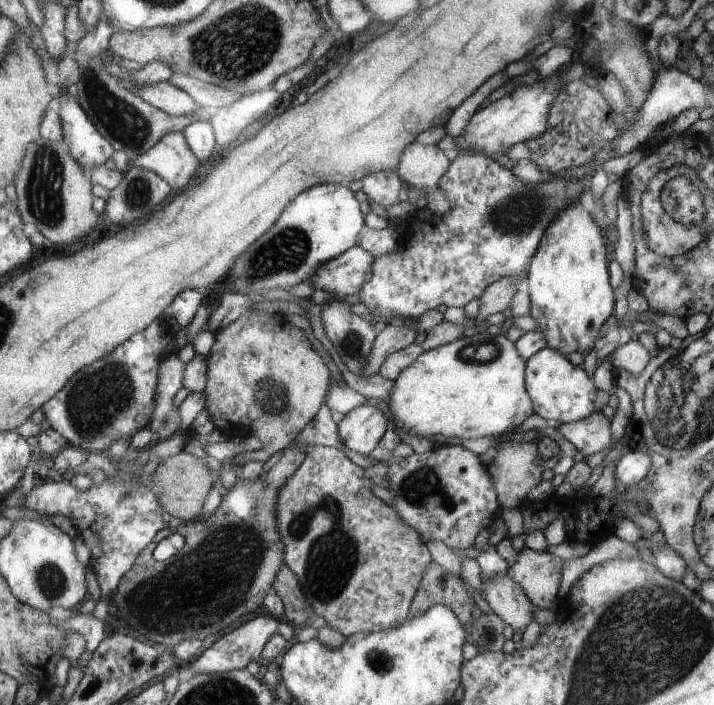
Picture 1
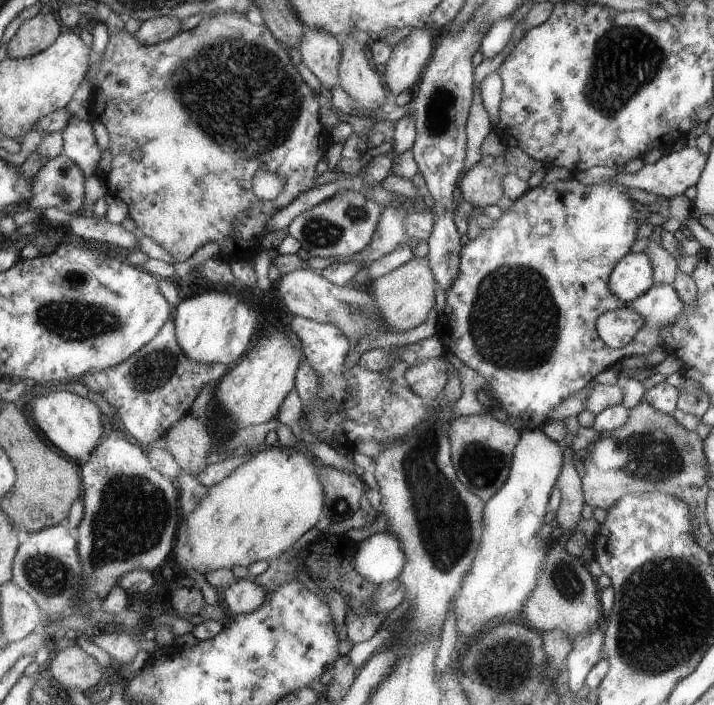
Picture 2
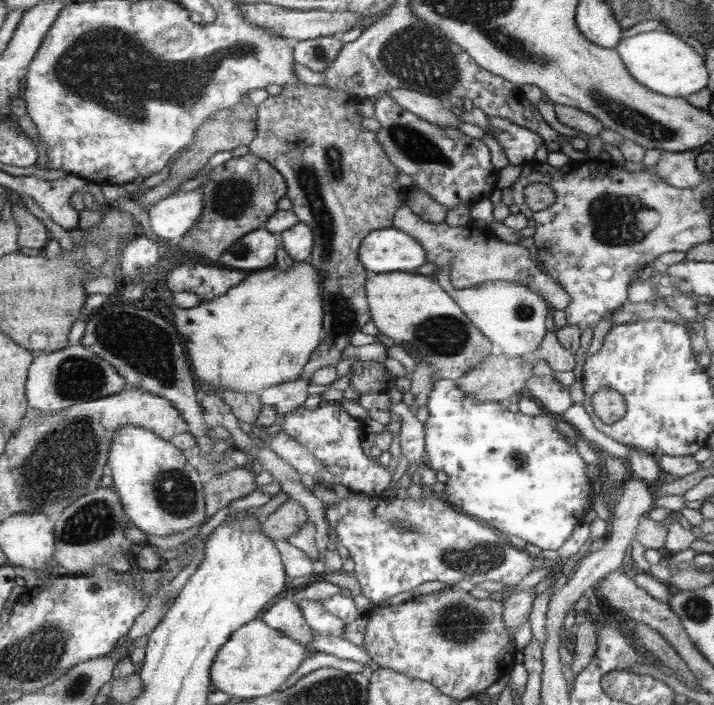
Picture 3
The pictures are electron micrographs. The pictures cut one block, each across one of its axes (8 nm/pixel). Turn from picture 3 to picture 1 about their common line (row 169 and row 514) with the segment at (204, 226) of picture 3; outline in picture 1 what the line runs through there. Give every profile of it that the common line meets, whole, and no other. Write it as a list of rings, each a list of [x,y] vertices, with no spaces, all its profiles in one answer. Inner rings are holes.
[[[285,448],[277,454],[273,454],[267,462],[263,462],[263,472],[255,480],[243,480],[239,478],[237,486],[223,494],[221,506],[215,510],[215,514],[209,520],[191,522],[179,526],[175,532],[183,534],[187,540],[187,546],[183,548],[183,574],[181,574],[181,552],[173,556],[167,562],[157,562],[153,558],[153,550],[157,548],[161,536],[149,544],[141,552],[141,558],[135,562],[135,566],[125,574],[123,582],[119,584],[117,592],[113,594],[111,602],[115,602],[113,614],[117,618],[125,618],[133,630],[139,632],[141,638],[161,644],[167,648],[177,648],[179,644],[187,640],[205,640],[211,634],[221,632],[223,628],[229,628],[239,618],[245,618],[251,612],[257,612],[257,608],[263,606],[263,600],[273,592],[273,580],[275,574],[281,572],[285,564],[285,540],[281,538],[281,532],[277,528],[277,500],[281,488],[287,484],[291,476],[305,464],[309,456],[307,448]]]

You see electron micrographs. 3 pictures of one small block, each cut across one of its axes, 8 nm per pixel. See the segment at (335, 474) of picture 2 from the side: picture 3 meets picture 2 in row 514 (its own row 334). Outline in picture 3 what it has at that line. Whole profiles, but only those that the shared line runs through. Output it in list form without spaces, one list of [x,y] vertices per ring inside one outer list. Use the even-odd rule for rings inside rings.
[[[283,86],[279,96],[271,96],[259,108],[259,136],[251,142],[251,154],[261,156],[271,162],[289,182],[289,200],[293,202],[293,212],[297,212],[299,222],[313,228],[317,242],[313,246],[311,264],[325,276],[325,338],[323,344],[313,354],[305,374],[299,380],[311,380],[313,372],[323,366],[339,364],[345,350],[351,346],[353,332],[361,332],[367,322],[373,320],[373,310],[369,306],[367,294],[367,268],[361,262],[361,244],[373,230],[395,228],[397,210],[407,204],[409,190],[397,180],[401,170],[389,158],[389,152],[379,142],[379,132],[371,132],[363,126],[363,116],[357,110],[359,98],[343,92],[329,90],[327,86]]]

